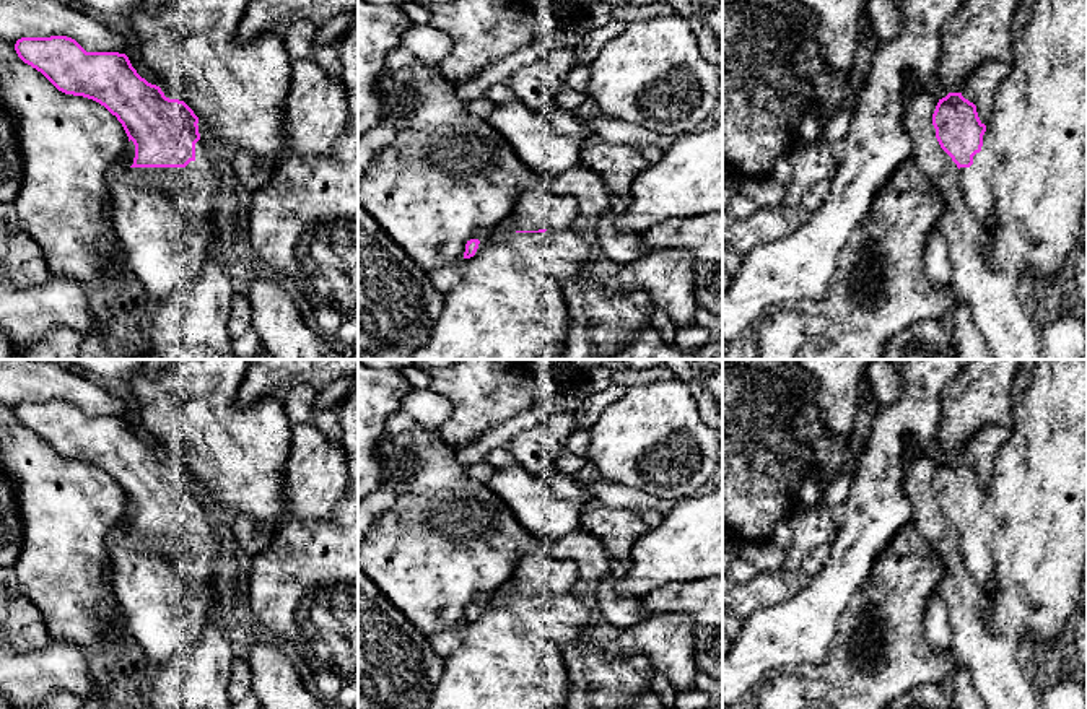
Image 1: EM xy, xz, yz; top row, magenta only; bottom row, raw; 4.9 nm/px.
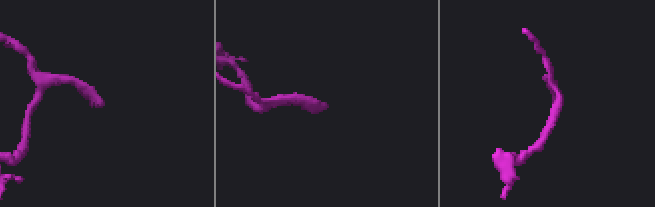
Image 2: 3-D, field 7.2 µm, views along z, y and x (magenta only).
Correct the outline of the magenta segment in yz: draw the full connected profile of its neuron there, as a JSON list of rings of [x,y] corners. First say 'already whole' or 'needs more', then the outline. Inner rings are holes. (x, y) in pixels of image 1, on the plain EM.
needs more; [[[949,457],[939,463],[932,478],[932,489],[941,512],[958,532],[963,566],[984,595],[991,594],[994,524],[981,512],[986,489],[980,485],[976,470],[962,457]]]

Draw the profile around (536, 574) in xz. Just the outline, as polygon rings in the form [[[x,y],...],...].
[[[550,553],[522,558],[511,577],[496,592],[500,595],[568,594],[578,581],[578,564]]]

